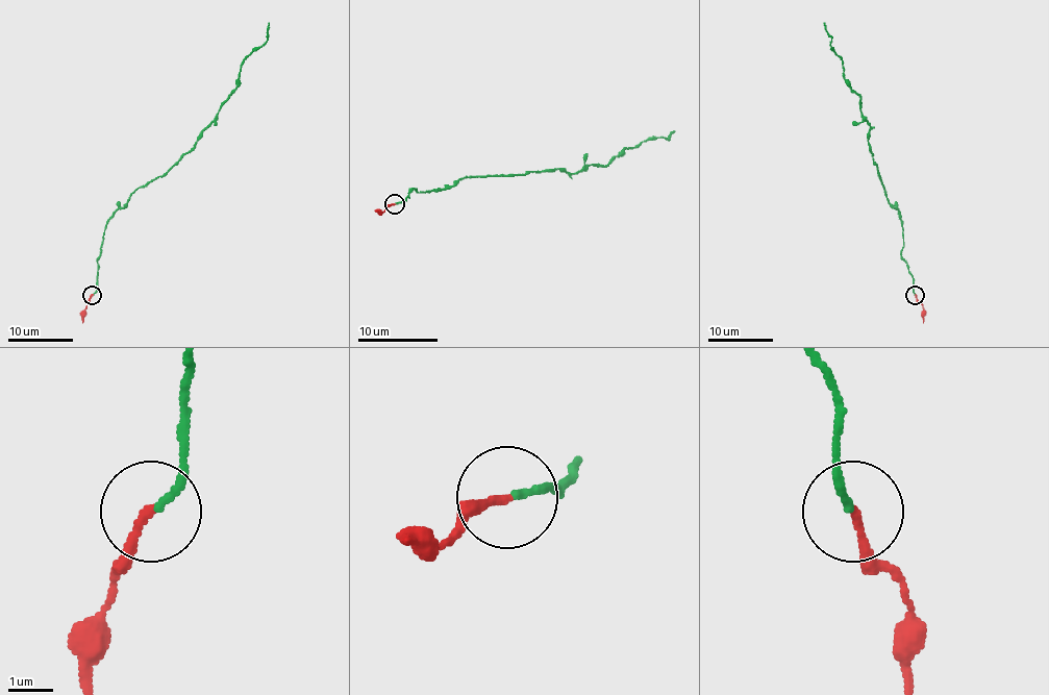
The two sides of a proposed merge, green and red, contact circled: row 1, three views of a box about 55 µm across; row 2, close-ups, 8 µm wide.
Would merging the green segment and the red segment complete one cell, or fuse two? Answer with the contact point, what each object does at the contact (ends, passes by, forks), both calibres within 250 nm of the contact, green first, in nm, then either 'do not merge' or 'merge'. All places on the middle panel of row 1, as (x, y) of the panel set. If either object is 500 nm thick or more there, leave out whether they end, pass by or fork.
place (394, 203); green ends; red ends; calibres 170 and 180 nm; merge

